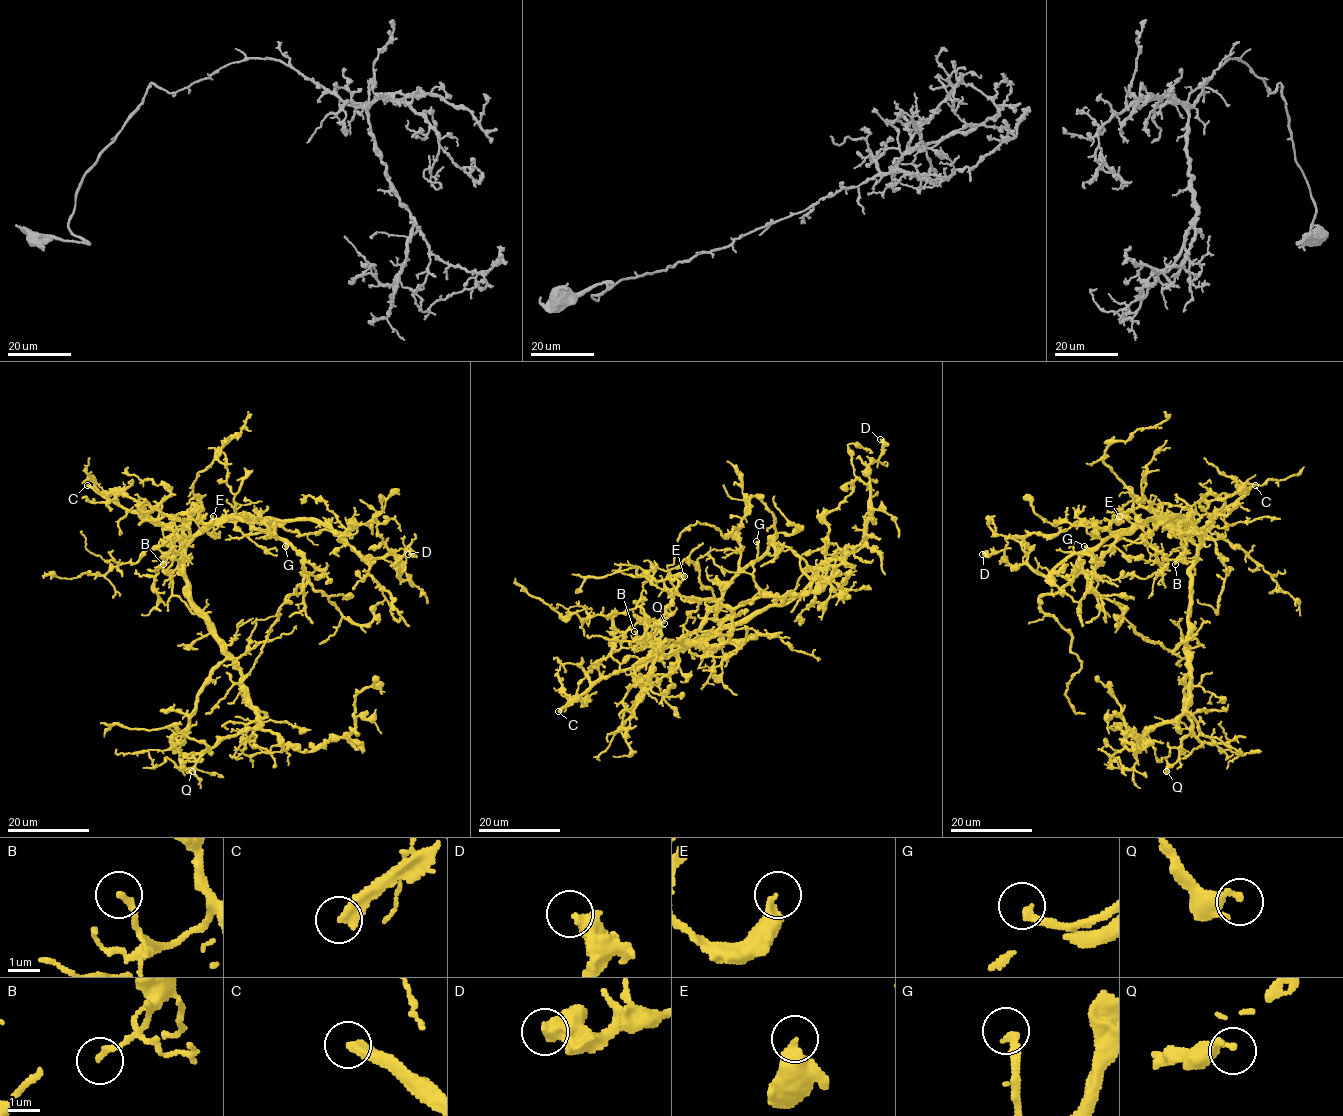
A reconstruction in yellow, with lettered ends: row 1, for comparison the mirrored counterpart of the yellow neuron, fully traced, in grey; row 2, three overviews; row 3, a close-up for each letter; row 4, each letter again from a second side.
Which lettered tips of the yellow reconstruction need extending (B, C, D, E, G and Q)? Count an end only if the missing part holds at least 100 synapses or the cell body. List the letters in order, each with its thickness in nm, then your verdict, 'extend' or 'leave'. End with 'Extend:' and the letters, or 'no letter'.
B: 200 nm | leave
C: 360 nm | extend
D: 500 nm | leave
E: 440 nm | leave
G: 260 nm | leave
Q: 240 nm | leave
Extend: C

